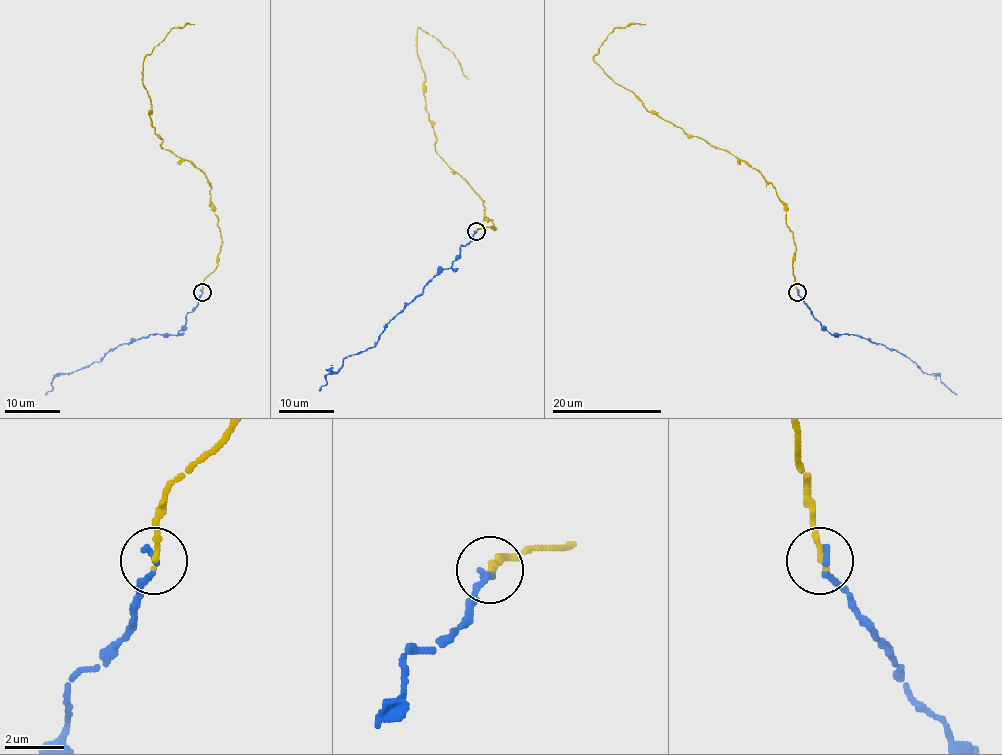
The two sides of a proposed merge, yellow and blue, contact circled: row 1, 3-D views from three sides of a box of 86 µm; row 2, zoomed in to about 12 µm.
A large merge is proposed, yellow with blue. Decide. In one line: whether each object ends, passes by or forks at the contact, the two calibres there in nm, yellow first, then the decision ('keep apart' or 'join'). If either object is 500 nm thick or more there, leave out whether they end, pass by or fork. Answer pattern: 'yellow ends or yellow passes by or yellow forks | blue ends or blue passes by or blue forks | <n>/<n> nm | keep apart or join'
yellow ends | blue ends | 190/280 nm | join

